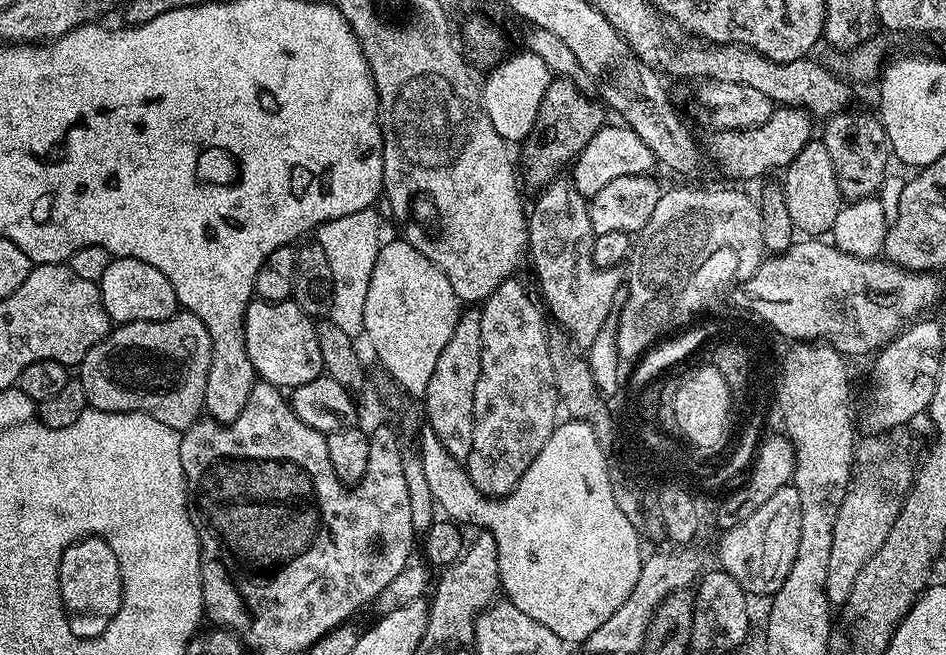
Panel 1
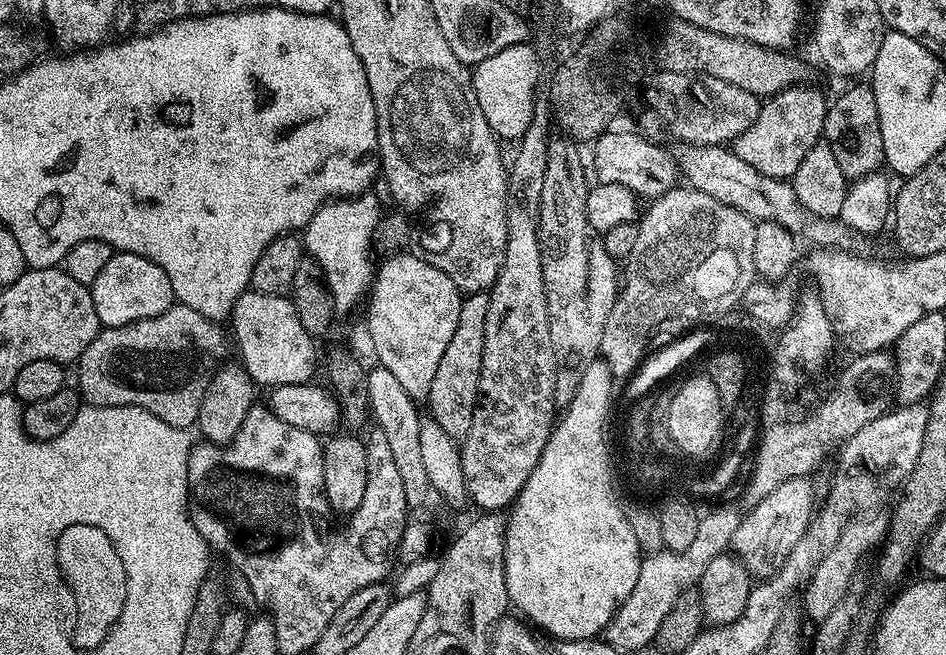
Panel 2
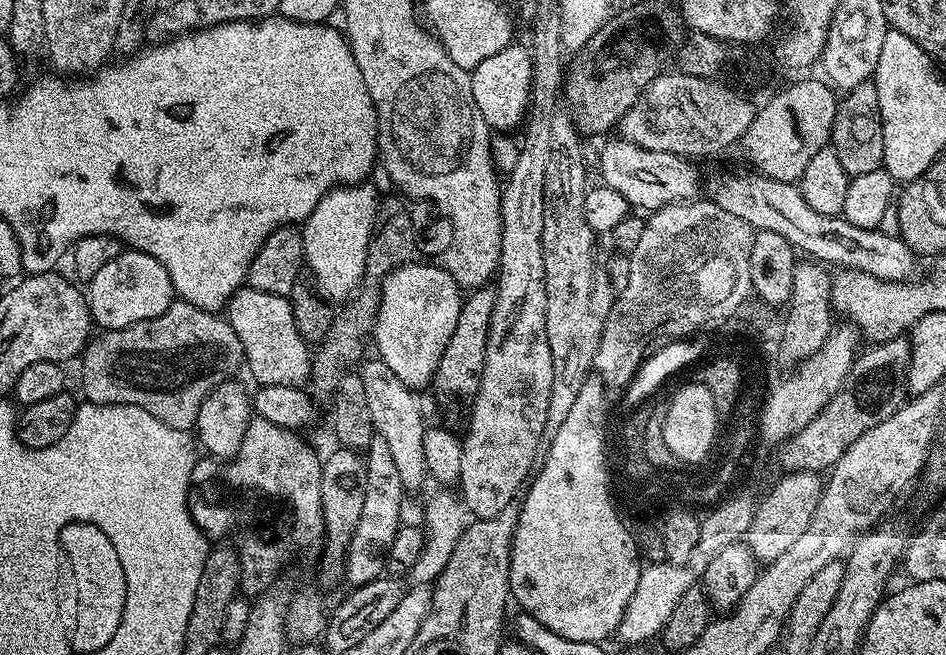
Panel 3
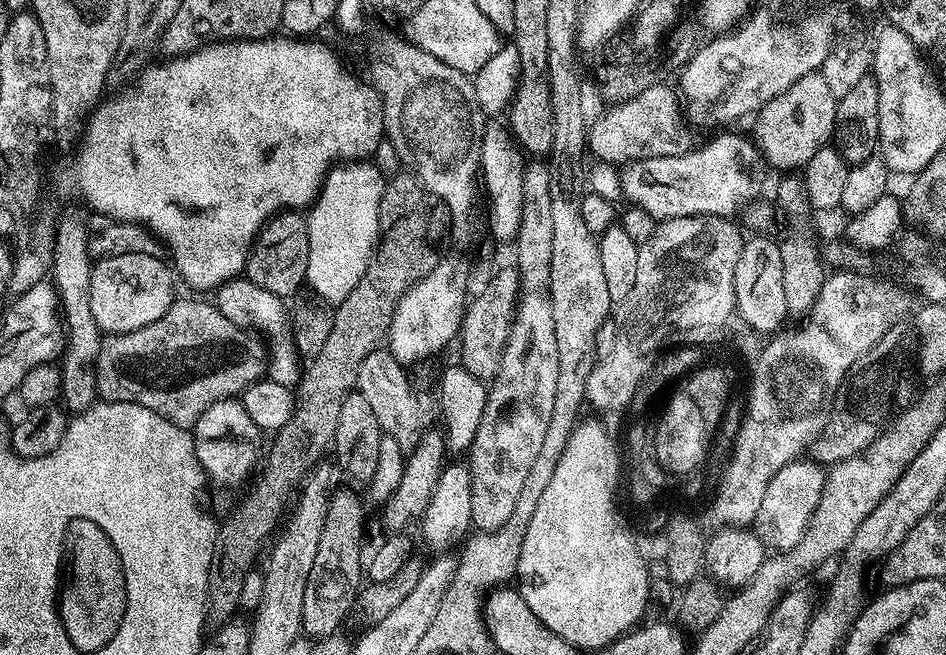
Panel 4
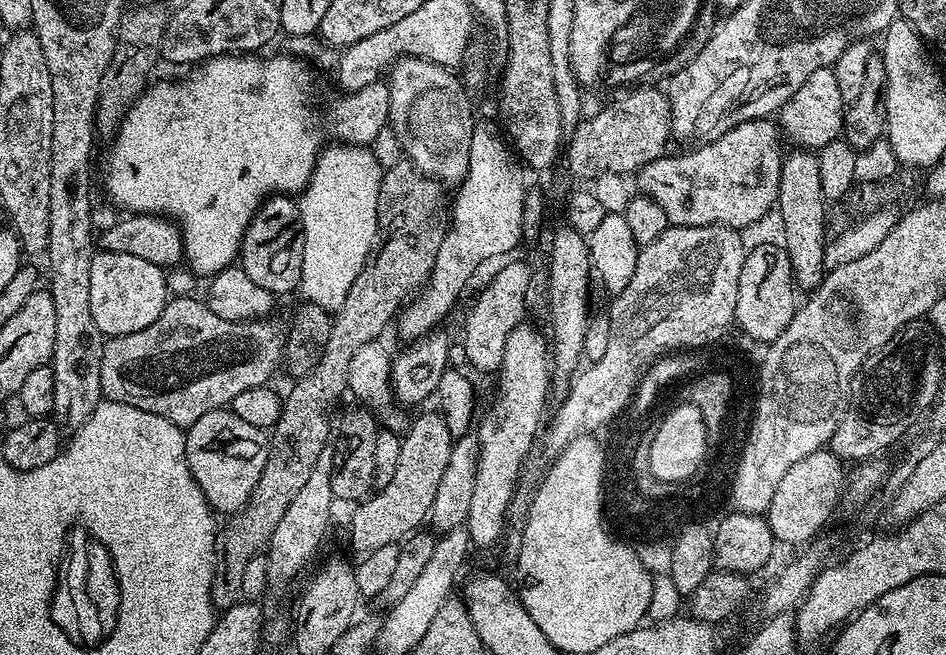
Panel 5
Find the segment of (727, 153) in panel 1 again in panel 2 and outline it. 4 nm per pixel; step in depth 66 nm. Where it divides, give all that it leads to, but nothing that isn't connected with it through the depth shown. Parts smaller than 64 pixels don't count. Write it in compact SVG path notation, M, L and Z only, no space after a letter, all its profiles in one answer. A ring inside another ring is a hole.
M797 86L765 99L760 106L754 126L734 141L738 158L752 166L762 175L787 181L802 166L802 158L815 144L821 143L824 135L824 119L828 113L829 101L816 90Z

